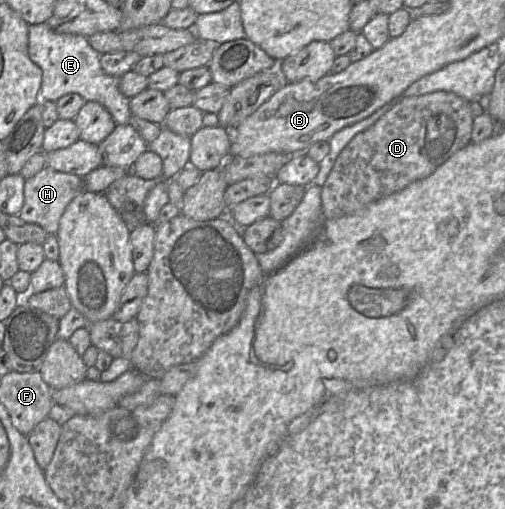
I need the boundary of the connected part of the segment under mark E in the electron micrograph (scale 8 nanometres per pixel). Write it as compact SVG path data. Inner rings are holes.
M47 23L28 26L28 55L42 70L40 101L56 102L70 93L79 94L85 101L102 104L112 115L116 124L127 125L131 117L130 99L119 89L120 77L104 72L99 54L87 37L78 34L58 33Z

